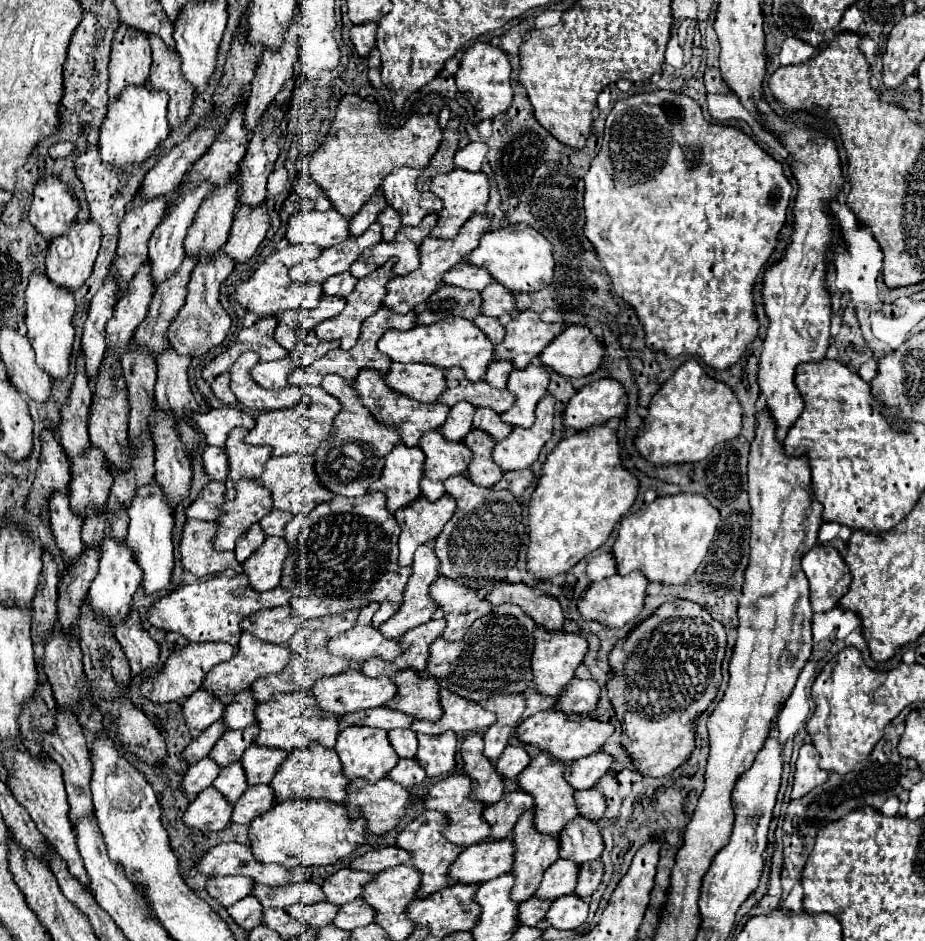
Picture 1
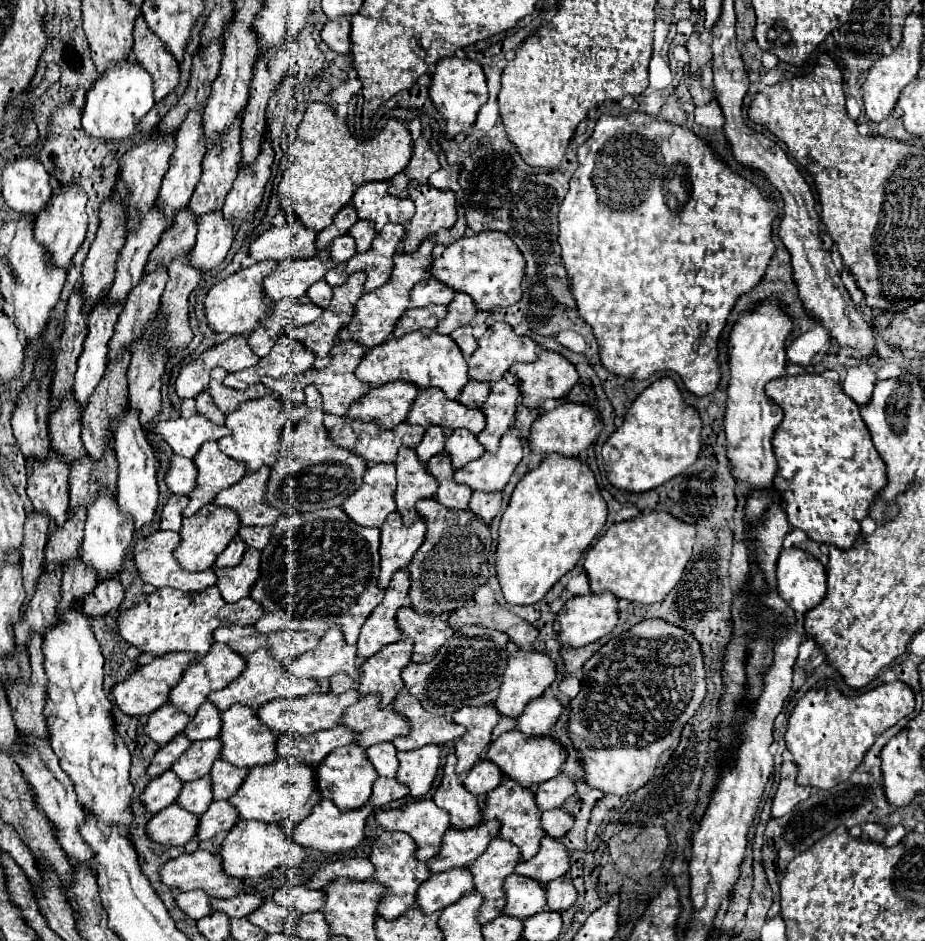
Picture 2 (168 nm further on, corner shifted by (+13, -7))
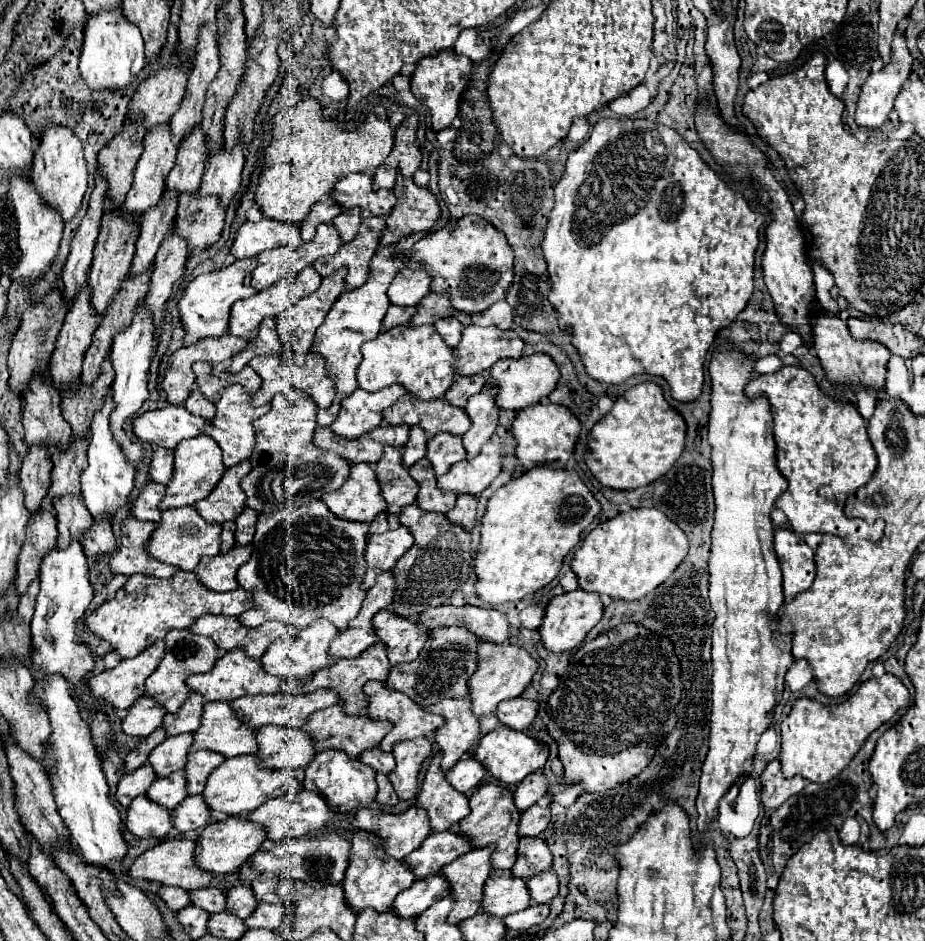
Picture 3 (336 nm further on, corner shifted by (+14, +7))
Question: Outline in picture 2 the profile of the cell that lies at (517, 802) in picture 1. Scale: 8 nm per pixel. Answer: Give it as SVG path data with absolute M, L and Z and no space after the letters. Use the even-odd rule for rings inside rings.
M486 821L466 831L448 829L442 837L442 851L428 861L430 871L448 871L460 865L470 865L486 851L492 837L498 835L498 821Z

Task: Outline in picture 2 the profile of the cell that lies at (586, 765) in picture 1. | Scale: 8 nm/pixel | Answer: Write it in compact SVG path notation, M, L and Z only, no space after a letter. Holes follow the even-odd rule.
M556 775L554 779L548 779L546 783L540 783L536 791L536 803L540 811L562 807L562 803L576 793L576 781L566 775Z

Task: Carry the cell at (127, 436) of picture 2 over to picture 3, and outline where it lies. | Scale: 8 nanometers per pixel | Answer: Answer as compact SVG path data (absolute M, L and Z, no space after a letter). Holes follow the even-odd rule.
M145 297L141 299L141 305L137 305L137 313L133 315L133 321L129 323L129 329L121 329L121 333L117 333L113 347L111 347L111 363L115 369L115 381L113 381L113 401L115 401L115 409L111 413L111 429L113 435L117 437L117 441L121 443L121 447L125 449L129 461L137 467L141 463L143 457L143 447L139 441L129 439L127 433L123 431L123 423L127 417L135 415L137 409L143 405L143 401L149 397L147 391L147 377L149 377L149 363L151 357L155 353L157 347L157 339L153 335L153 321L151 321L151 313L145 307Z

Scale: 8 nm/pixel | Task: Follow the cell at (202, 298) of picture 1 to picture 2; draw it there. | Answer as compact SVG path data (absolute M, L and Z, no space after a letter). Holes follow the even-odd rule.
M208 213L198 221L196 245L190 251L190 265L202 273L218 267L234 241L232 225L222 217L222 213Z

